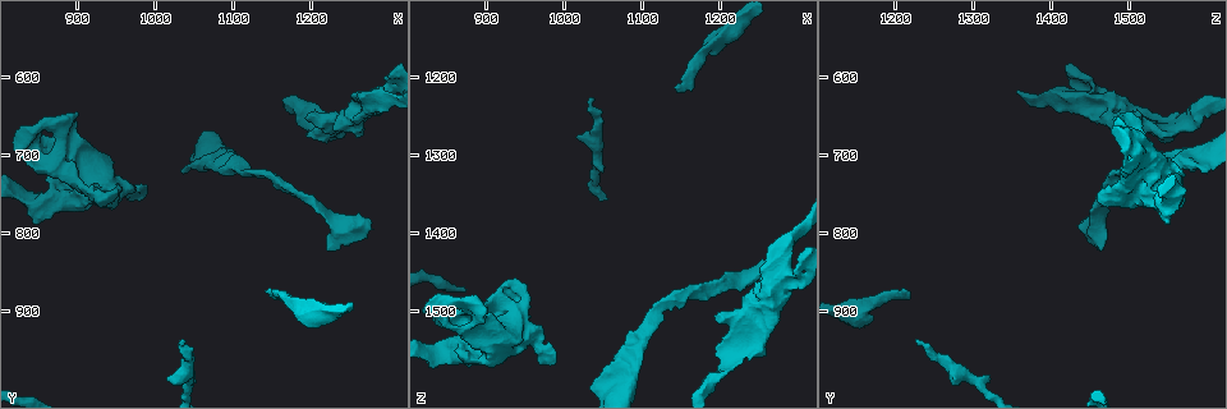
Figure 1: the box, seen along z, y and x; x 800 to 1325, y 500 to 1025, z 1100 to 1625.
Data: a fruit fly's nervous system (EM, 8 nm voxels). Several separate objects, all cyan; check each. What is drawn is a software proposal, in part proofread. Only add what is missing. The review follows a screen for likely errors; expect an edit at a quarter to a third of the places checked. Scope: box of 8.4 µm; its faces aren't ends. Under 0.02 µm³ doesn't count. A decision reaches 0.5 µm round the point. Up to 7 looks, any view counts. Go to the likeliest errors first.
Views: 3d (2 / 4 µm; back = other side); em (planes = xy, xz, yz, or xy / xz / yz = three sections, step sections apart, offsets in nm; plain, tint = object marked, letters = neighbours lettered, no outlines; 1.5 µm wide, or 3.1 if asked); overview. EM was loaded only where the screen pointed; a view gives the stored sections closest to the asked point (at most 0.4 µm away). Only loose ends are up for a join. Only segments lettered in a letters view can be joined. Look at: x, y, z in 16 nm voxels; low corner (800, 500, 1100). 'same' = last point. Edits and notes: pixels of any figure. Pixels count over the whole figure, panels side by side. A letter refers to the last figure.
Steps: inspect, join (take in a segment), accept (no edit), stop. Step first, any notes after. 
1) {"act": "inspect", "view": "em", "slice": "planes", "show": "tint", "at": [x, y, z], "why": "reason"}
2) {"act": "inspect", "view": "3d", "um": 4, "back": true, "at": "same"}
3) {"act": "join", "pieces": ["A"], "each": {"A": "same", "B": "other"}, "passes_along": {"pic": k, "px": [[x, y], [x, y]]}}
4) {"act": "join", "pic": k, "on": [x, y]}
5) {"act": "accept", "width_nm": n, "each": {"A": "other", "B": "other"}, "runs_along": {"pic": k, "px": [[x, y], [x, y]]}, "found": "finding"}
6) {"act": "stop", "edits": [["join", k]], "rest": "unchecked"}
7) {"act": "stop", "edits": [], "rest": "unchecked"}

{"act": "inspect", "view": "em", "slice": "planes", "show": "tint", "at": [1140, 875, 1215], "why": "an open end"}

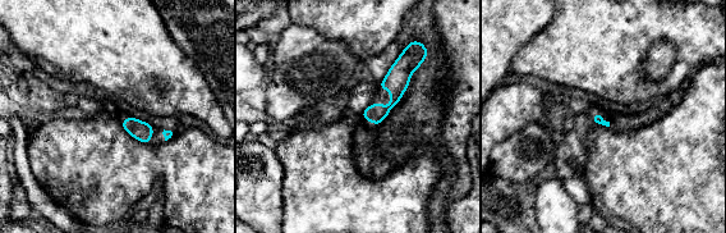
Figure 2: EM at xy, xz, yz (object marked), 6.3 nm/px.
{"act": "inspect", "view": "em", "slice": "planes", "show": "letters", "at": "same"}

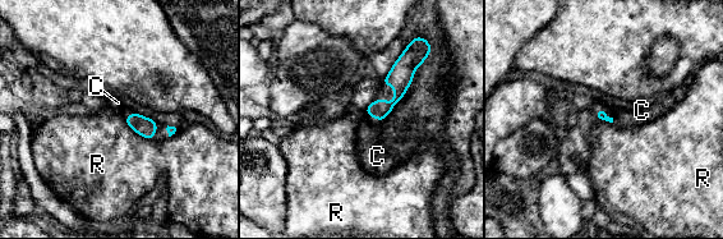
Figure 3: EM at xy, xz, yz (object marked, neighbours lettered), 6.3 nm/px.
{"act": "join", "pieces": ["C"], "each": {"C": "same", "R": "other"}, "found": "the neuron continues"}

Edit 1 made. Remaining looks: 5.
{"act": "inspect", "view": "overview", "why": "see it whole again"}

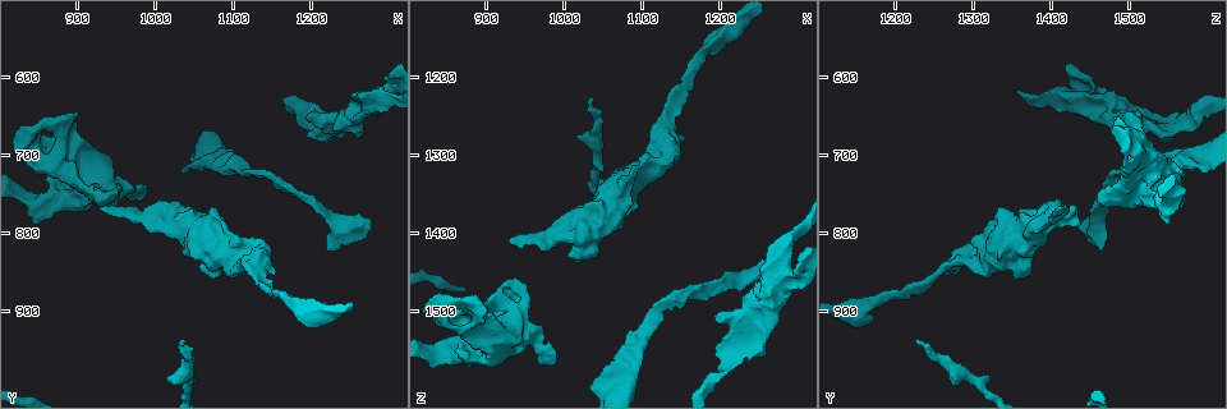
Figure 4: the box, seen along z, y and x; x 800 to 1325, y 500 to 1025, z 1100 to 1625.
{"act": "inspect", "view": "em", "slice": "xy", "step": 8, "show": "letters", "at": [995, 740, 1565], "why": "free end"}

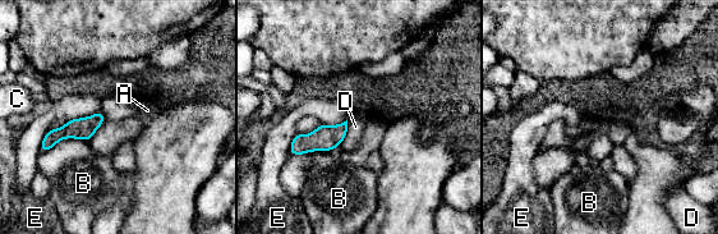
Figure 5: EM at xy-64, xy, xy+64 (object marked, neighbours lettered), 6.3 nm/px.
{"act": "accept", "longest_contact_nm": ["B", 300], "each": {"A": "other", "B": "other", "C": "other", "D": "other", "E": "other"}, "runs_along": {"pic": 5, "px": [[100, 116], [83, 128], [49, 137]]}, "found": "no lettered segment goes on from it"}

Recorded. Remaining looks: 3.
{"act": "inspect", "view": "3d", "um": 4, "at": [1275, 780, 1450], "why": "free end"}

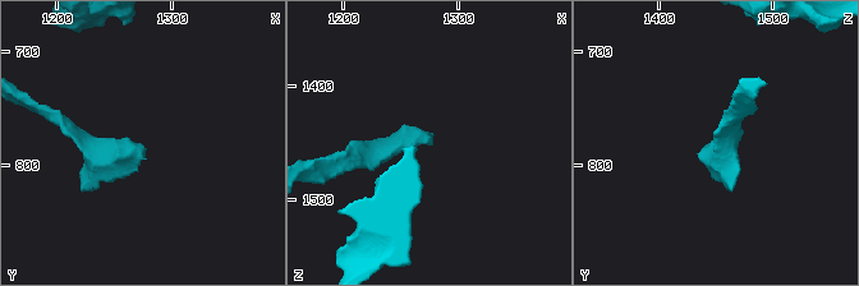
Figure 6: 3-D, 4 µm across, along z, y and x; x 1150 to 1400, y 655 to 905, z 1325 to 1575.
{"act": "inspect", "view": "em", "slice": "yz", "step": 8, "show": "tint", "at": [1274, 784, 1448], "why": "shape alone is not enough"}

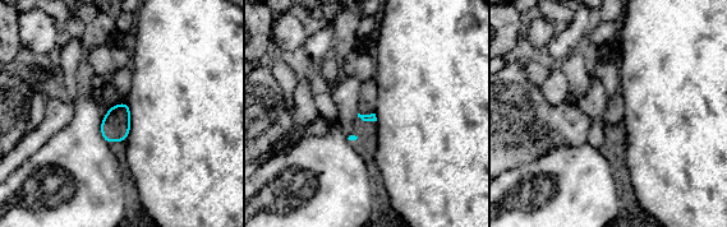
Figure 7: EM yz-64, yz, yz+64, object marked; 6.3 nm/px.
{"act": "inspect", "view": "em", "slice": "planes", "show": "letters", "at": "same", "why": "another direction"}

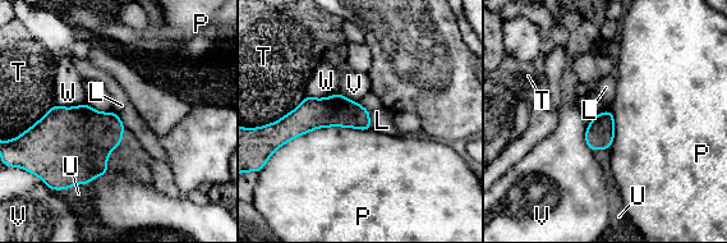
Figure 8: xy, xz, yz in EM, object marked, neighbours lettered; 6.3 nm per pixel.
{"act": "join", "pieces": ["U"], "each": {"L": "other", "P": "other", "T": "other", "U": "same", "V": "other", "W": "other"}, "passes_along": {"pic": 8, "px": [[73, 145], [113, 148], [129, 157]]}, "found": "the neuron continues"}

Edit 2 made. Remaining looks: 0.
{"act": "stop", "edits": [["join", 3], ["join", 8]], "rest": "unchecked"}

